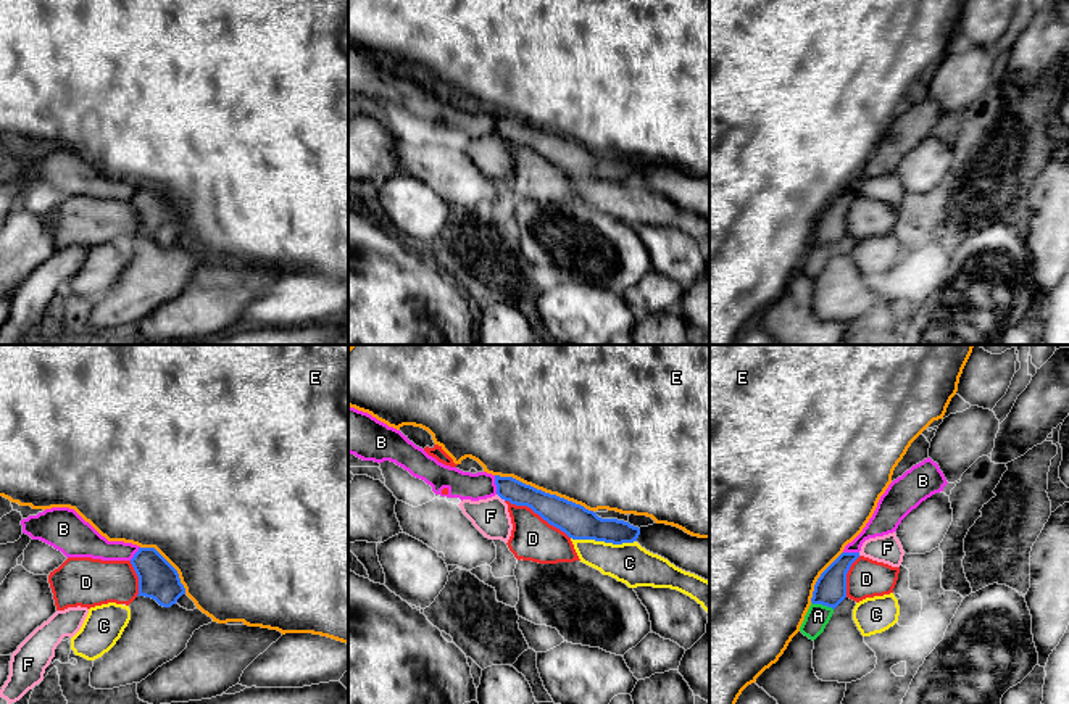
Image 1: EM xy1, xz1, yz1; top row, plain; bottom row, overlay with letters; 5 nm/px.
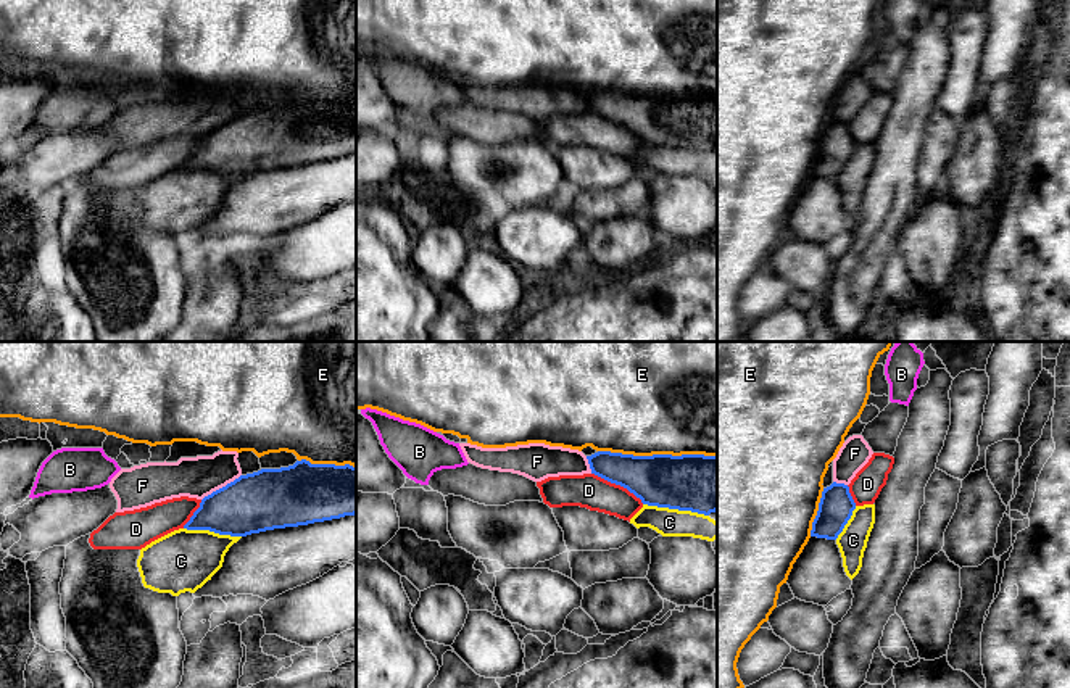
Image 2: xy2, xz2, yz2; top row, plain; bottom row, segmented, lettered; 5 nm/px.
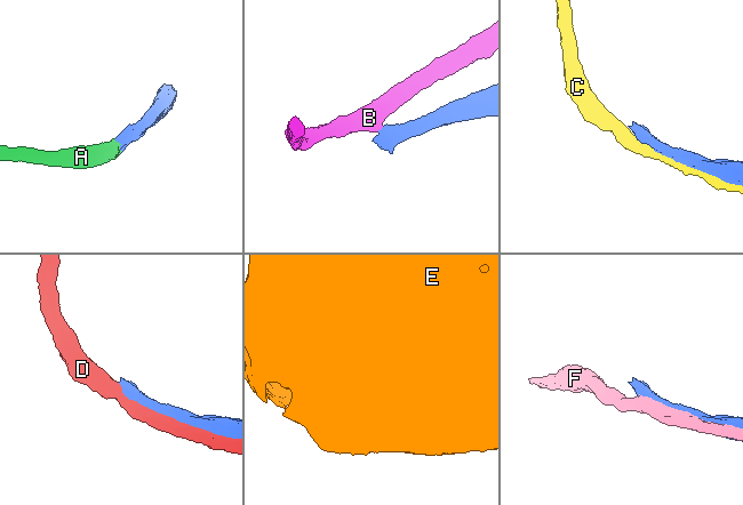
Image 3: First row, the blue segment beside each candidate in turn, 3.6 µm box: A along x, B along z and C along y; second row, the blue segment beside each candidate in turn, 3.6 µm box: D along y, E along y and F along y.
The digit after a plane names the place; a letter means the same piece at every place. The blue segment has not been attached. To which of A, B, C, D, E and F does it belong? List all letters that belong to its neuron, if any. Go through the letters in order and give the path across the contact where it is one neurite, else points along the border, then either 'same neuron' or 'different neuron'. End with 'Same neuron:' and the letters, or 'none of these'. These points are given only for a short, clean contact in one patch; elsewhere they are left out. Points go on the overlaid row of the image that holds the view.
A: runs through yz1 (831, 588), (823, 604), (818, 616); same neuron
B: border along xz1 (494, 476), (497, 493); different neuron
C: different neuron
D: different neuron
E: different neuron
F: different neuron
Same neuron: A

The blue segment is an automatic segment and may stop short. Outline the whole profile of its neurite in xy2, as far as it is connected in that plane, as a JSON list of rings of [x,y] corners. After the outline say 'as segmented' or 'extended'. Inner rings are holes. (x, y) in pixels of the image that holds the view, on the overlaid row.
[[[306,459],[280,469],[261,469],[240,475],[205,496],[184,525],[219,535],[247,537],[274,528],[298,527],[356,514],[356,467],[311,464]]]; as segmented

